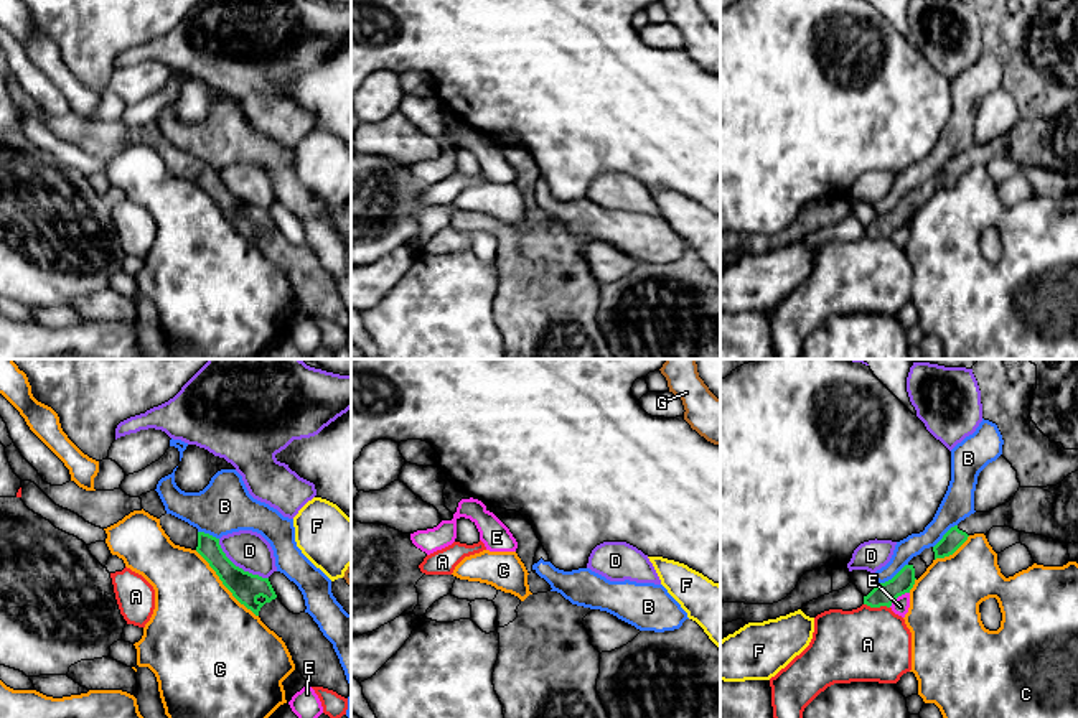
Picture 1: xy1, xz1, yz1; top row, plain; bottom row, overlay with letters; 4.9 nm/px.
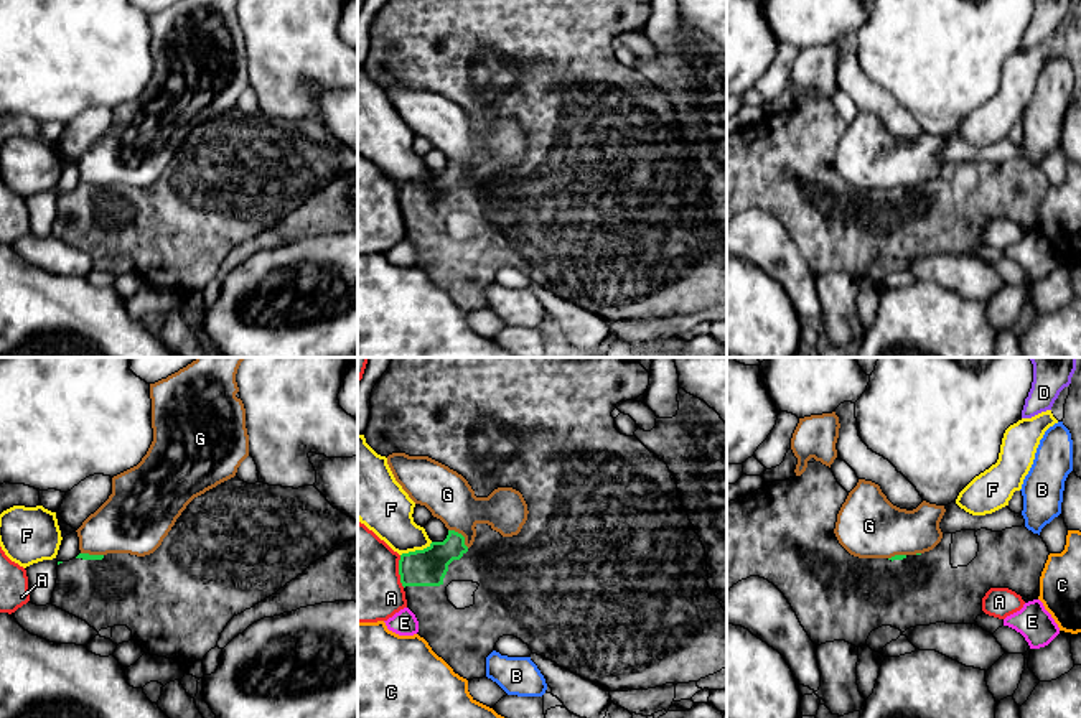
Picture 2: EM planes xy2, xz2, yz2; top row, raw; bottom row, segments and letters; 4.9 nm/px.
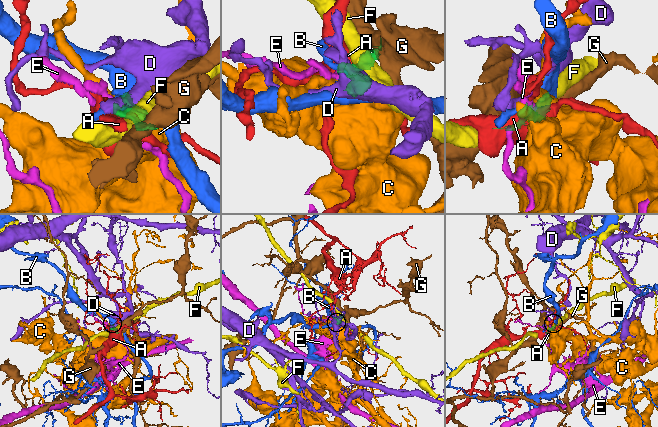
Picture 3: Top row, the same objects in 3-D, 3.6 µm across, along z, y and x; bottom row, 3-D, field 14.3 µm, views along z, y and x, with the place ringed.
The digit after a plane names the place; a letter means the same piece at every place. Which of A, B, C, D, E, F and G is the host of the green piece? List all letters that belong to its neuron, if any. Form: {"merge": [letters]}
{"merge": []}

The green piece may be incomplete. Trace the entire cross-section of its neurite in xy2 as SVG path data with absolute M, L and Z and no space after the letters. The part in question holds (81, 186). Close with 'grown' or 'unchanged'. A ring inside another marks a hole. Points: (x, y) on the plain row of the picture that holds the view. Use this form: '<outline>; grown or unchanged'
M237 107L194 128L161 176L150 186L79 184L69 193L58 193L58 211L51 235L86 252L97 263L127 257L145 285L191 295L218 278L227 254L275 226L302 206L311 194L343 173L358 170L358 153L335 140L315 119L282 119L264 114L247 115Z; grown

